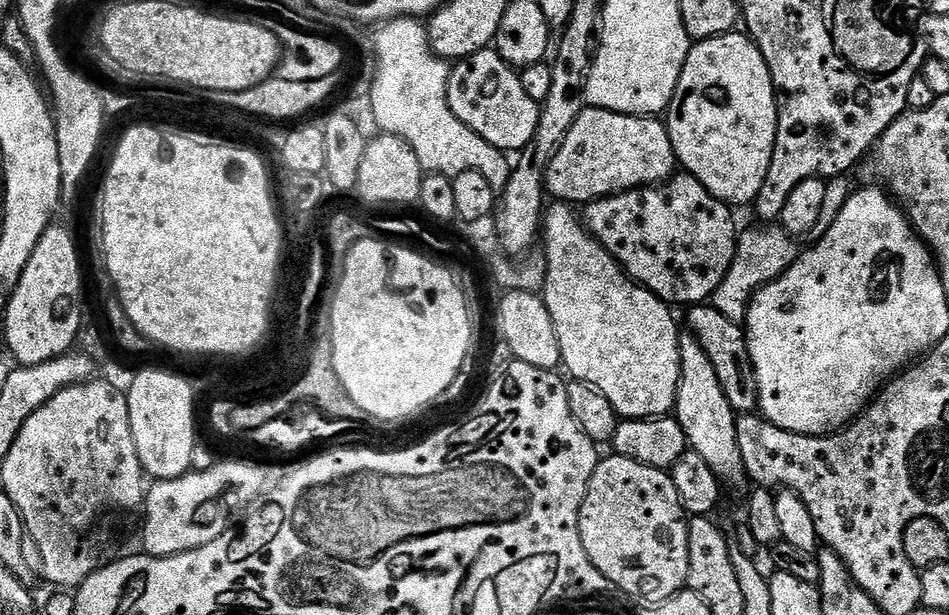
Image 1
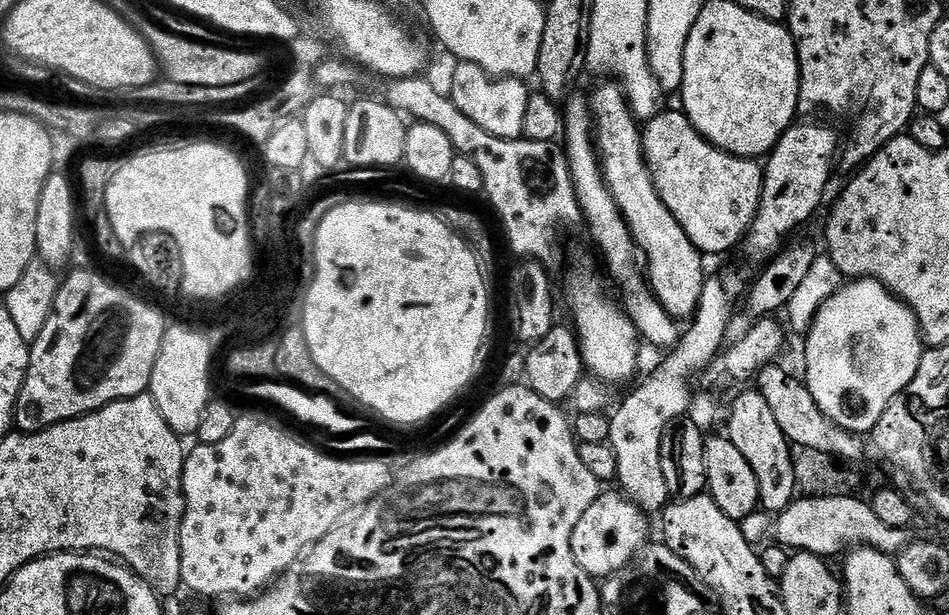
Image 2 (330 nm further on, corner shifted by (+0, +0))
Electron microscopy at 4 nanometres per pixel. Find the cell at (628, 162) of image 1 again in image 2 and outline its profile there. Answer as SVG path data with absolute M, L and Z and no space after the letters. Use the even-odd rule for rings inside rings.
M661 110L642 128L644 161L666 210L686 230L690 242L709 257L728 252L743 241L762 198L764 170L756 160L732 156L698 134L683 111Z

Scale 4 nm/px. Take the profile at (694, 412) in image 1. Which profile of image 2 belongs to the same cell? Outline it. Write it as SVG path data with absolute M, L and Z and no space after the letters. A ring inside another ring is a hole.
M600 82L593 92L590 92L590 107L594 121L594 143L596 155L600 158L600 172L604 175L604 184L610 190L618 210L624 215L624 221L628 223L630 234L640 247L642 259L646 265L648 282L652 286L652 292L658 298L658 302L674 317L677 322L691 321L696 315L696 307L702 298L702 290L706 279L704 272L705 257L690 242L686 230L666 210L662 198L658 194L652 179L648 174L648 163L644 161L644 142L642 139L641 125L632 117L632 111L628 109L628 100L624 91L615 82Z

